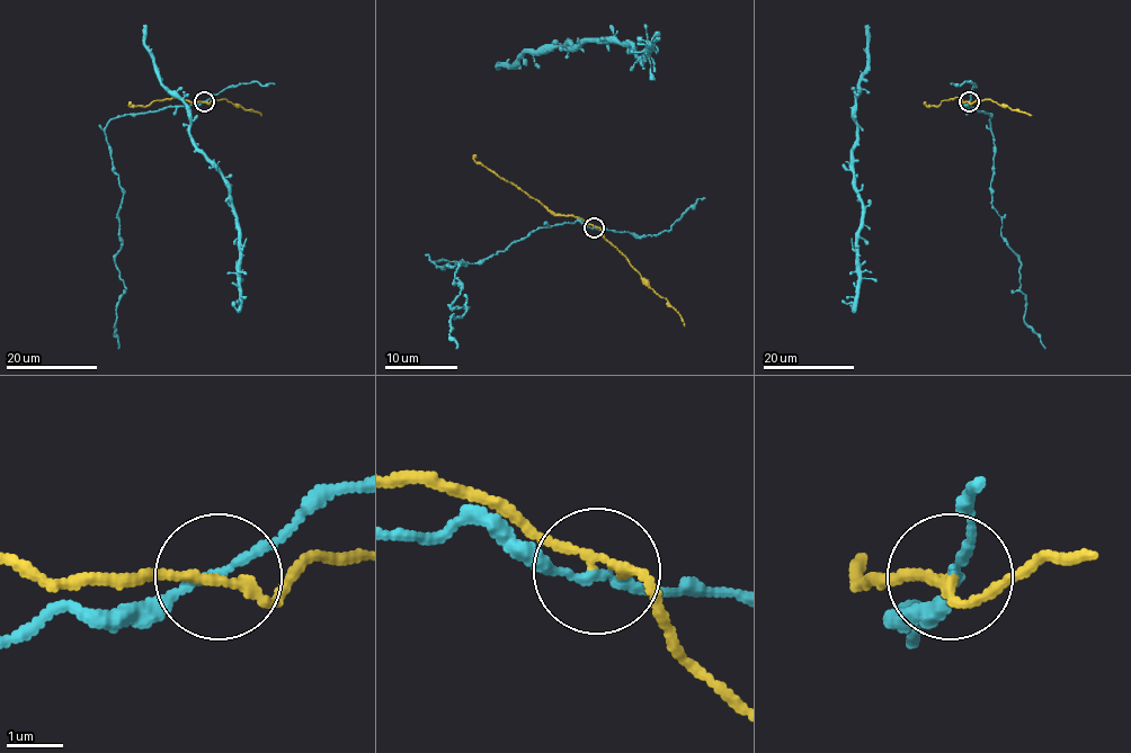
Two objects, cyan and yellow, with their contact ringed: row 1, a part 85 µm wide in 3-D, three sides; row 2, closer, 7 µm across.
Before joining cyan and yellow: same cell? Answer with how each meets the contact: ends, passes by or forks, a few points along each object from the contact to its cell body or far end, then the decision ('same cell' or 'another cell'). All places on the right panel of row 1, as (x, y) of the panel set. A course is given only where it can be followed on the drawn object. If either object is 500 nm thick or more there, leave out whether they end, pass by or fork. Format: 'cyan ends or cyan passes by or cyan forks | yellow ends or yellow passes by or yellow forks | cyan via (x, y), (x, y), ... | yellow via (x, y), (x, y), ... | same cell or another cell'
cyan passes by | yellow passes by | cyan via (969, 101), (964, 104), (993, 114), (993, 207), (1000, 216), (1000, 234), (1021, 263), (1024, 321), (1045, 348) | yellow via (969, 101), (962, 101), (960, 97), (944, 99), (937, 106), (927, 106), (924, 101) | another cell

